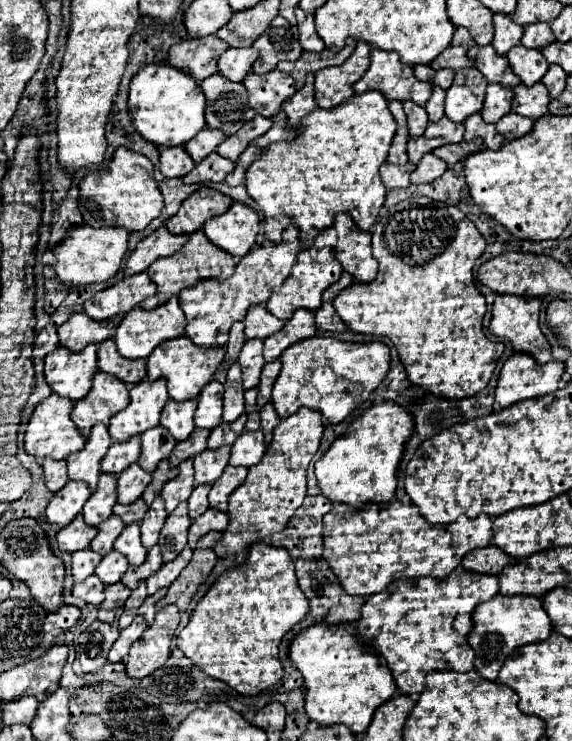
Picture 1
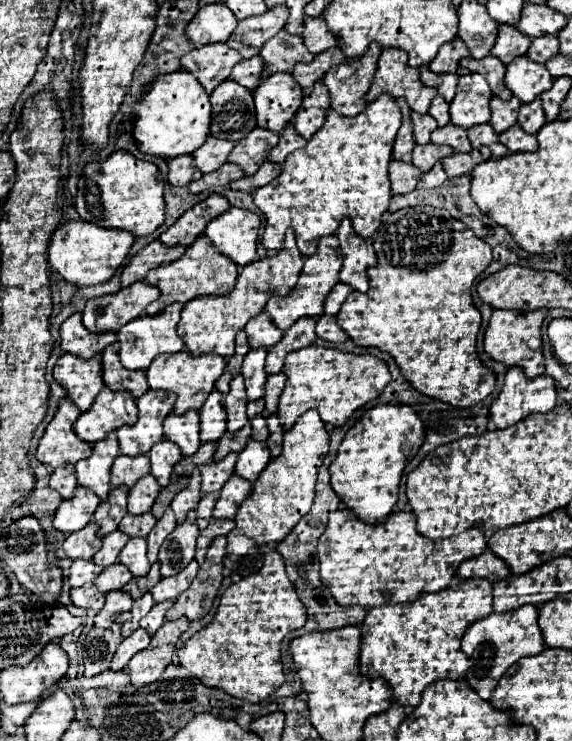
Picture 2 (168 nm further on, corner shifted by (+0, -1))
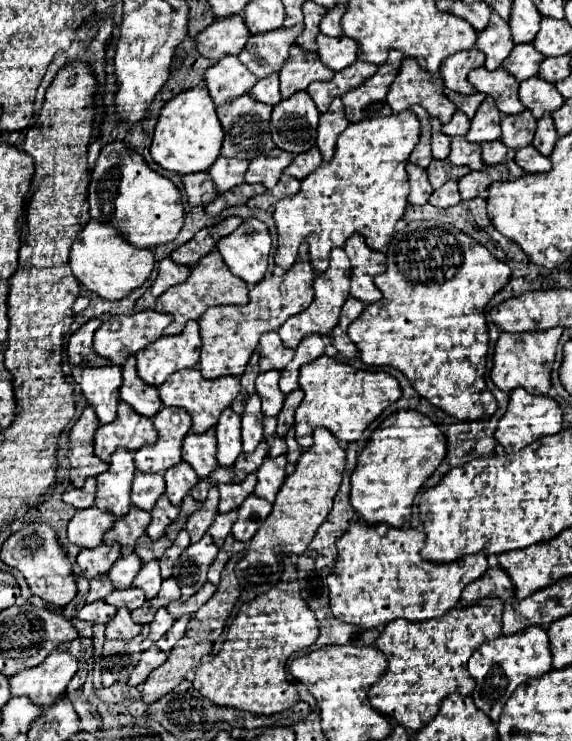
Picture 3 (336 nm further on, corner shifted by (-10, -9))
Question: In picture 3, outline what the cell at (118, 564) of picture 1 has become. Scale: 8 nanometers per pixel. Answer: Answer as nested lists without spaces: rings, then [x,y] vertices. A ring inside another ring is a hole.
[[[128,587],[128,589],[124,589],[124,591],[120,591],[120,589],[114,589],[104,601],[106,603],[110,603],[110,605],[114,605],[116,609],[120,609],[120,607],[128,607],[130,611],[132,609],[138,609],[142,603],[144,603],[144,593],[138,589],[138,587]]]

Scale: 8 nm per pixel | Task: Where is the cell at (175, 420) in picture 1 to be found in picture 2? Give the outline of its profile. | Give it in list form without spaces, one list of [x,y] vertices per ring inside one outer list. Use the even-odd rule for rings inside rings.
[[[188,411],[186,415],[168,415],[166,423],[164,423],[164,435],[168,441],[176,443],[182,451],[182,455],[190,457],[194,455],[202,441],[200,441],[200,419],[198,419],[198,411]]]

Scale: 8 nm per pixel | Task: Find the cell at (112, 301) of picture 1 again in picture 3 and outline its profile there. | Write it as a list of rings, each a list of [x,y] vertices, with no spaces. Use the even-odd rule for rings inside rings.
[[[154,309],[148,311],[136,311],[132,315],[112,315],[110,319],[106,319],[100,329],[94,335],[94,349],[98,355],[108,357],[112,361],[112,365],[124,365],[124,361],[138,353],[140,349],[144,349],[148,343],[156,341],[158,337],[162,337],[162,331],[172,323],[172,315],[168,313],[158,313]]]

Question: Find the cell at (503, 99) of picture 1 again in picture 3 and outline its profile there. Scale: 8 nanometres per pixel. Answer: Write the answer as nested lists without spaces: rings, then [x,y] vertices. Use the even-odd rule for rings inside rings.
[[[526,109],[520,115],[504,115],[502,117],[502,143],[510,149],[520,149],[532,143],[536,131],[536,119]]]

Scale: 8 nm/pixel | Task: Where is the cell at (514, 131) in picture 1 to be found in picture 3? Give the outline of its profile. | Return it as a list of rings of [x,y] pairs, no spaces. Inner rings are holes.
[[[532,145],[522,147],[520,151],[516,151],[514,161],[516,161],[526,173],[544,173],[544,171],[550,171],[550,167],[552,167],[550,159],[544,157],[544,155],[540,155]]]

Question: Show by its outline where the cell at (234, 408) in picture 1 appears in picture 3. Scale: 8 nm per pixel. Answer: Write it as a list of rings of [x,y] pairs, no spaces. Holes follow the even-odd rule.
[[[254,393],[246,401],[246,407],[242,413],[242,443],[244,443],[246,453],[252,453],[256,449],[256,445],[264,439],[262,419],[264,419],[264,415],[260,411],[260,397]]]

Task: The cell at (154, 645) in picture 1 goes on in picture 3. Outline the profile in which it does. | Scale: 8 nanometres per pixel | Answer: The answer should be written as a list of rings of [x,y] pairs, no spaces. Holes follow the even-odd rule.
[[[210,643],[174,647],[168,653],[166,663],[162,663],[162,667],[156,667],[156,671],[152,671],[152,675],[148,675],[148,679],[142,683],[142,701],[152,703],[170,693],[182,679],[186,679],[186,673],[200,663],[198,659],[210,653],[210,647]]]

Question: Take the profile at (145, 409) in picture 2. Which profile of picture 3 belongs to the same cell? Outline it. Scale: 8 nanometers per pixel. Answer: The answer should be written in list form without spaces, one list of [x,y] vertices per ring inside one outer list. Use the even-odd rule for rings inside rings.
[[[162,407],[152,417],[152,423],[158,431],[158,439],[152,445],[144,445],[140,451],[134,451],[134,463],[142,473],[164,473],[168,467],[180,463],[182,439],[192,423],[182,407]]]

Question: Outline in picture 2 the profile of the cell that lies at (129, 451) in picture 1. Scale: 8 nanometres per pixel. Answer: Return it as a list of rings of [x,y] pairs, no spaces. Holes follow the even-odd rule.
[[[120,455],[116,461],[114,461],[114,467],[112,467],[112,487],[120,487],[120,485],[126,485],[126,487],[134,487],[144,475],[150,473],[150,459],[144,455],[138,455],[134,459],[130,457],[124,457]]]

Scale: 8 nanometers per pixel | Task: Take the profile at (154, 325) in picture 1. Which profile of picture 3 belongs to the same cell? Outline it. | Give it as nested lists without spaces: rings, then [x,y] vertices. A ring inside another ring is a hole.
[[[188,321],[182,333],[172,337],[162,335],[156,343],[148,343],[144,351],[136,353],[138,375],[144,383],[160,387],[174,371],[194,367],[198,363],[200,347],[198,321]]]

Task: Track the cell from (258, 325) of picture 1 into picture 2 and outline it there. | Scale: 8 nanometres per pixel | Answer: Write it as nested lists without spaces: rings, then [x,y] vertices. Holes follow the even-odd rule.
[[[266,313],[250,319],[250,323],[246,325],[244,331],[248,333],[248,345],[252,349],[256,349],[256,347],[270,349],[272,345],[276,345],[282,339],[282,331],[278,327],[274,327],[274,323],[270,323]]]

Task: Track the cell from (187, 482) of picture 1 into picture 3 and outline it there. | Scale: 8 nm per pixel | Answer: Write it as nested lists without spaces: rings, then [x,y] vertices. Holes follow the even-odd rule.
[[[212,485],[210,491],[208,491],[206,501],[202,503],[202,507],[198,511],[194,511],[194,515],[188,517],[186,531],[190,533],[192,543],[196,543],[198,539],[202,539],[202,535],[206,533],[206,529],[212,525],[216,513],[218,513],[218,489]]]

